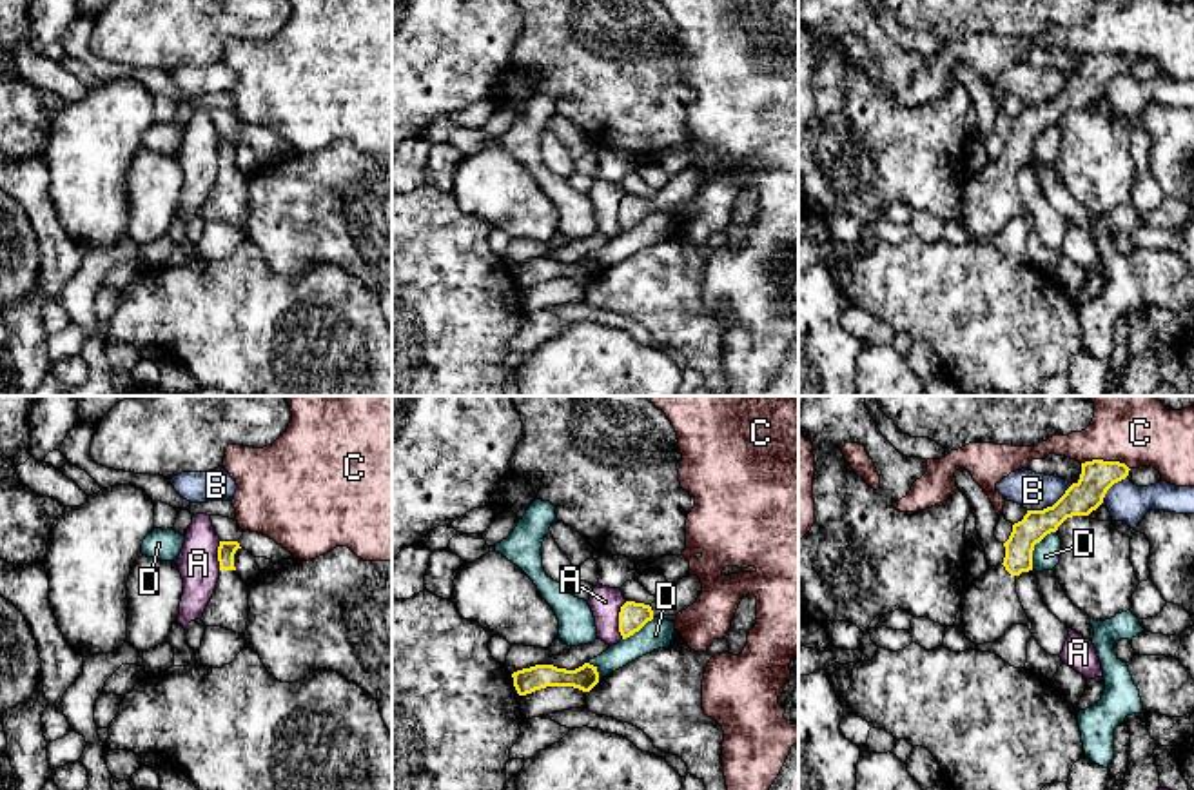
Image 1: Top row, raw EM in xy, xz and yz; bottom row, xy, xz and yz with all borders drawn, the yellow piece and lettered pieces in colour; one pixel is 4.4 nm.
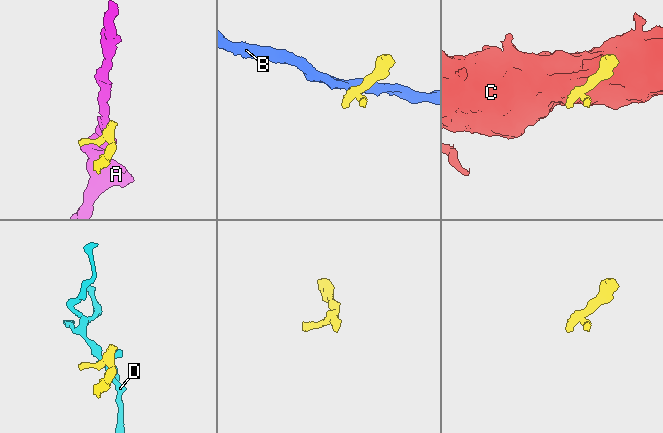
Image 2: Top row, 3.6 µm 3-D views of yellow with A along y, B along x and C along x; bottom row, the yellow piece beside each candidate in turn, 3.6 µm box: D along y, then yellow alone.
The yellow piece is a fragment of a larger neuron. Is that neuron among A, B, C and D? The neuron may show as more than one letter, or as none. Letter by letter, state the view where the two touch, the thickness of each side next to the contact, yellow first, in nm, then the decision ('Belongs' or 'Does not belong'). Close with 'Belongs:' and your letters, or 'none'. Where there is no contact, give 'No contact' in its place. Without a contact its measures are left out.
A: Touches yellow in xz. Thickness 120 nm (yellow) against 140 nm. Does not belong
B: Touches yellow in yz. Thickness 150 nm (yellow) against 160 nm. Does not belong
C: Touches yellow in yz. Thickness 150 nm (yellow) against 280 nm. Does not belong
D: Touches yellow in yz. Thickness 130 nm (yellow) against 120 nm. Does not belong
Belongs: none

